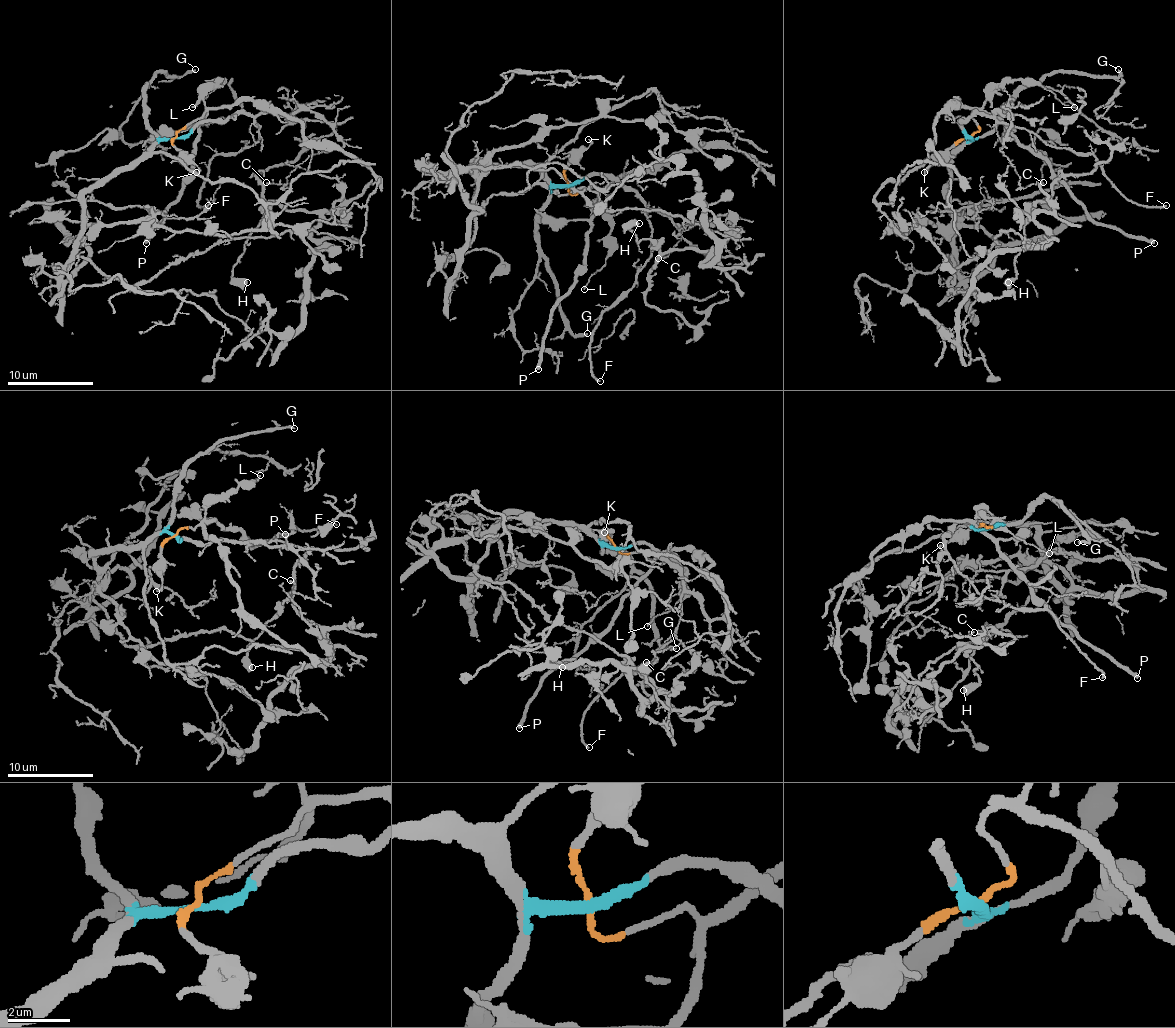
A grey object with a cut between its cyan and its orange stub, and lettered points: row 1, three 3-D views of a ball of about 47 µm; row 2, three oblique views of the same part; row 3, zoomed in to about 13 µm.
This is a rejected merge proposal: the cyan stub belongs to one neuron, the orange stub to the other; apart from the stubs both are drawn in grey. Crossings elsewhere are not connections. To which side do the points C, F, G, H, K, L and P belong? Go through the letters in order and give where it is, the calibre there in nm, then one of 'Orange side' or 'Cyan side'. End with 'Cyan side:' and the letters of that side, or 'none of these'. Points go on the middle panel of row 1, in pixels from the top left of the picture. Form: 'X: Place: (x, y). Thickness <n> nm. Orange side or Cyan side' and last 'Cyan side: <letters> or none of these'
C: Place: (658, 258). Thickness 70 nm. Cyan side
F: Place: (600, 381). Thickness 190 nm. Cyan side
G: Place: (587, 333). Thickness 240 nm. Cyan side
H: Place: (639, 223). Thickness 550 nm. Cyan side
K: Place: (588, 139). Thickness 160 nm. Orange side
L: Place: (584, 289). Thickness 100 nm. Orange side
P: Place: (538, 369). Thickness 360 nm. Orange side
Cyan side: C, F, G, H

